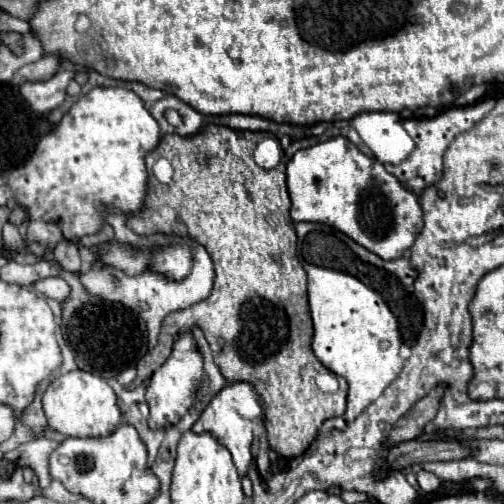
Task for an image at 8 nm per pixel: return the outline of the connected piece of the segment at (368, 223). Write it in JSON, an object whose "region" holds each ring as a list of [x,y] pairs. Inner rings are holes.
{"region":[[[341,136],[299,150],[287,164],[287,188],[291,196],[291,218],[295,222],[323,222],[337,228],[383,260],[401,258],[403,252],[413,246],[423,228],[423,210],[417,196],[403,188],[399,180],[383,168],[383,164],[365,156],[355,144]]]}

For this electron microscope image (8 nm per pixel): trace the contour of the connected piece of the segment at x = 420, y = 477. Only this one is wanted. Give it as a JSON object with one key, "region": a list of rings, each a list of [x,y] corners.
{"region":[[[421,470],[421,472],[417,472],[417,484],[419,484],[419,488],[421,488],[423,492],[429,494],[429,492],[435,492],[435,490],[441,486],[441,480],[439,480],[435,474]]]}

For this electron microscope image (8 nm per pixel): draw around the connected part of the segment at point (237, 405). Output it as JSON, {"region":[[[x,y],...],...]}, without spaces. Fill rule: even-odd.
{"region":[[[235,382],[231,386],[225,386],[211,402],[209,406],[203,410],[201,418],[195,422],[195,426],[191,428],[195,434],[203,434],[209,432],[221,446],[225,446],[231,456],[233,462],[239,470],[239,476],[245,476],[249,470],[249,464],[253,460],[251,456],[251,442],[253,442],[253,428],[257,422],[261,422],[263,418],[263,410],[259,404],[259,396],[255,392],[255,388],[247,382]]]}

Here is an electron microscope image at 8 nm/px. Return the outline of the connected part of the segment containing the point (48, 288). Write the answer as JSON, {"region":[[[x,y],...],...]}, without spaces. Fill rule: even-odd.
{"region":[[[43,278],[43,280],[37,280],[33,282],[33,288],[39,292],[39,294],[45,294],[49,298],[55,298],[59,302],[67,300],[69,296],[69,288],[67,288],[67,282],[63,278]]]}

